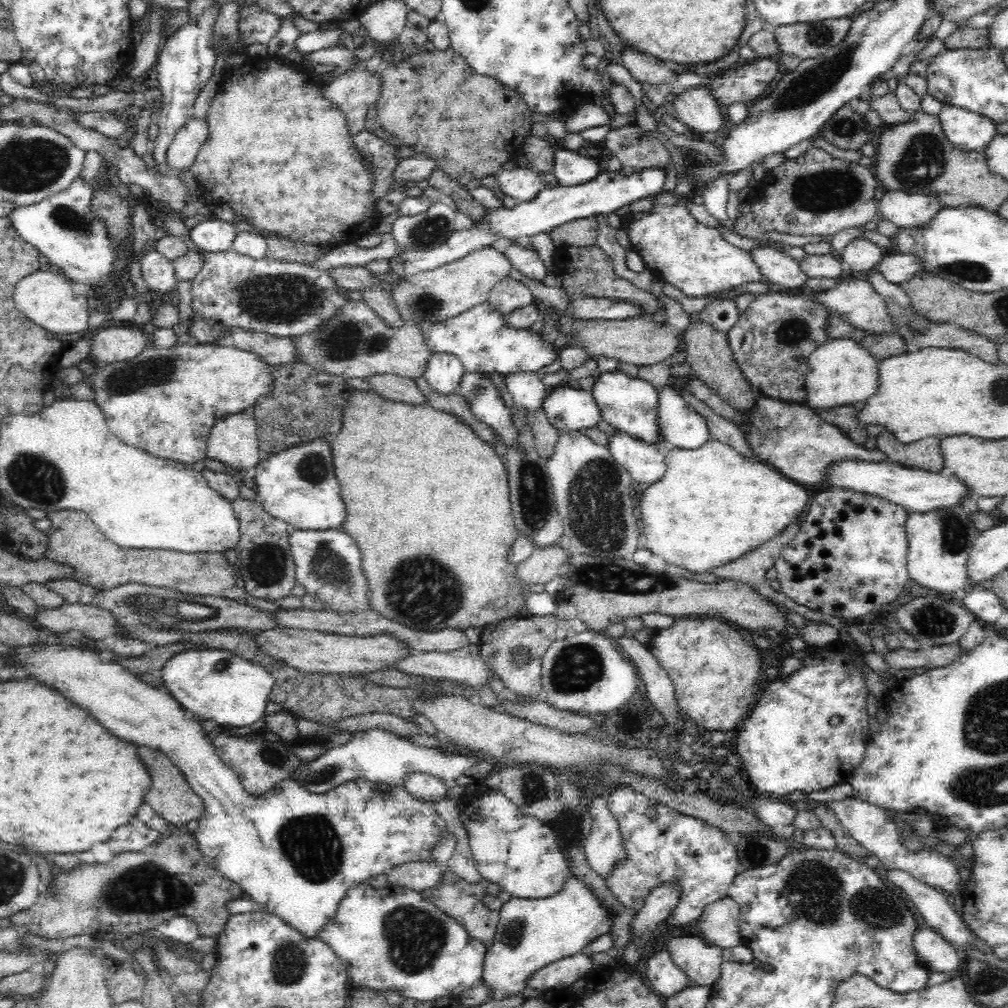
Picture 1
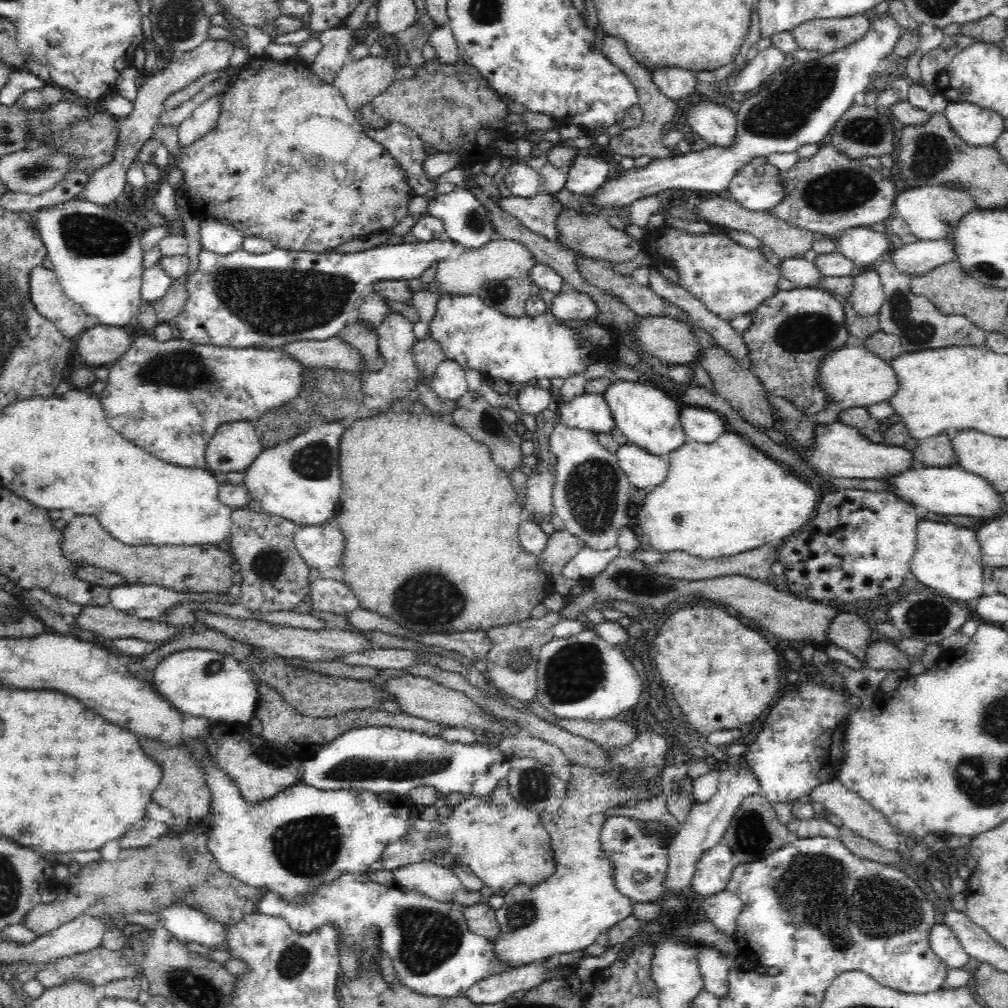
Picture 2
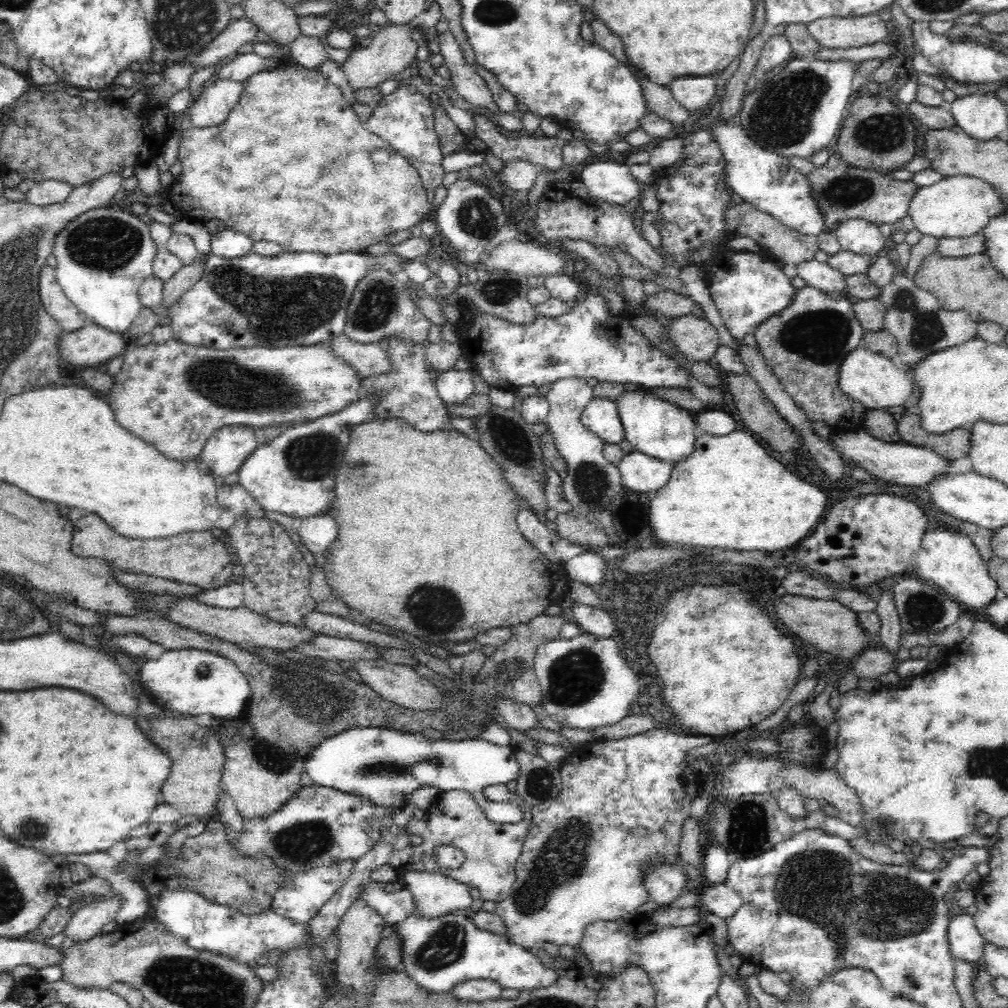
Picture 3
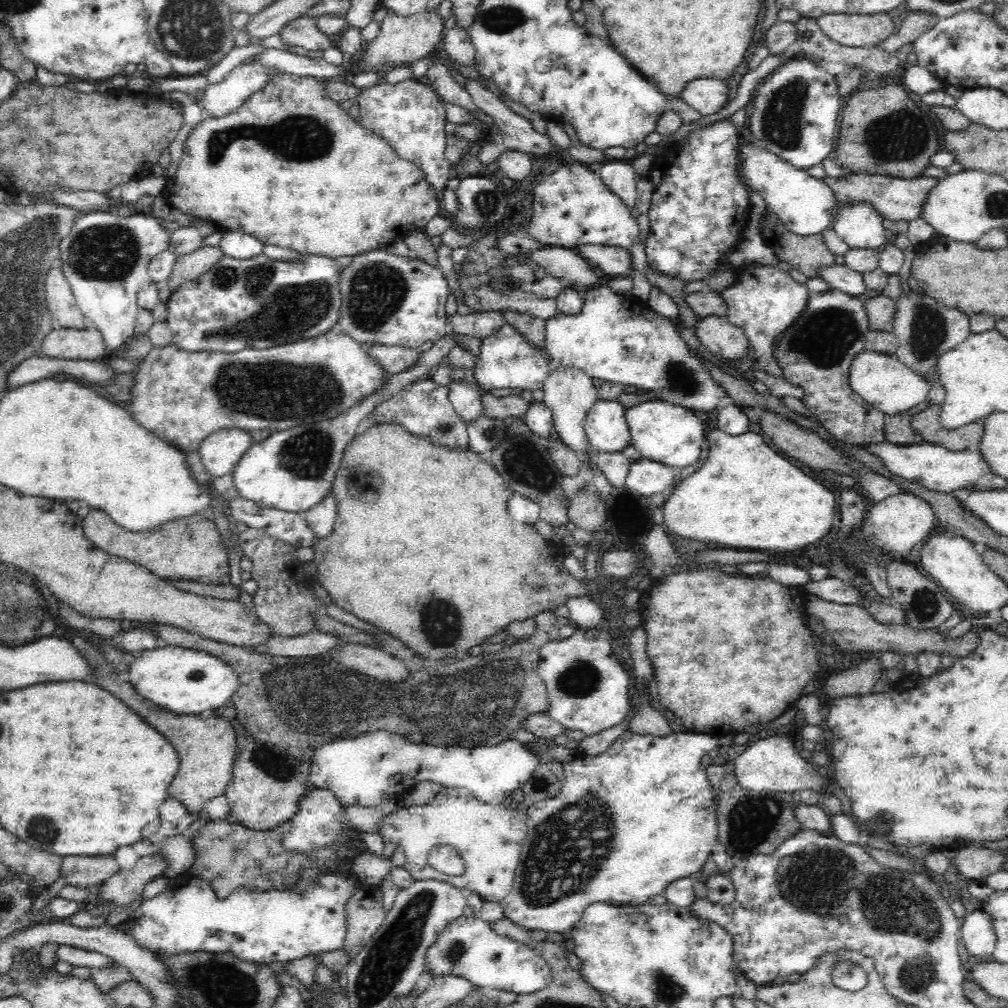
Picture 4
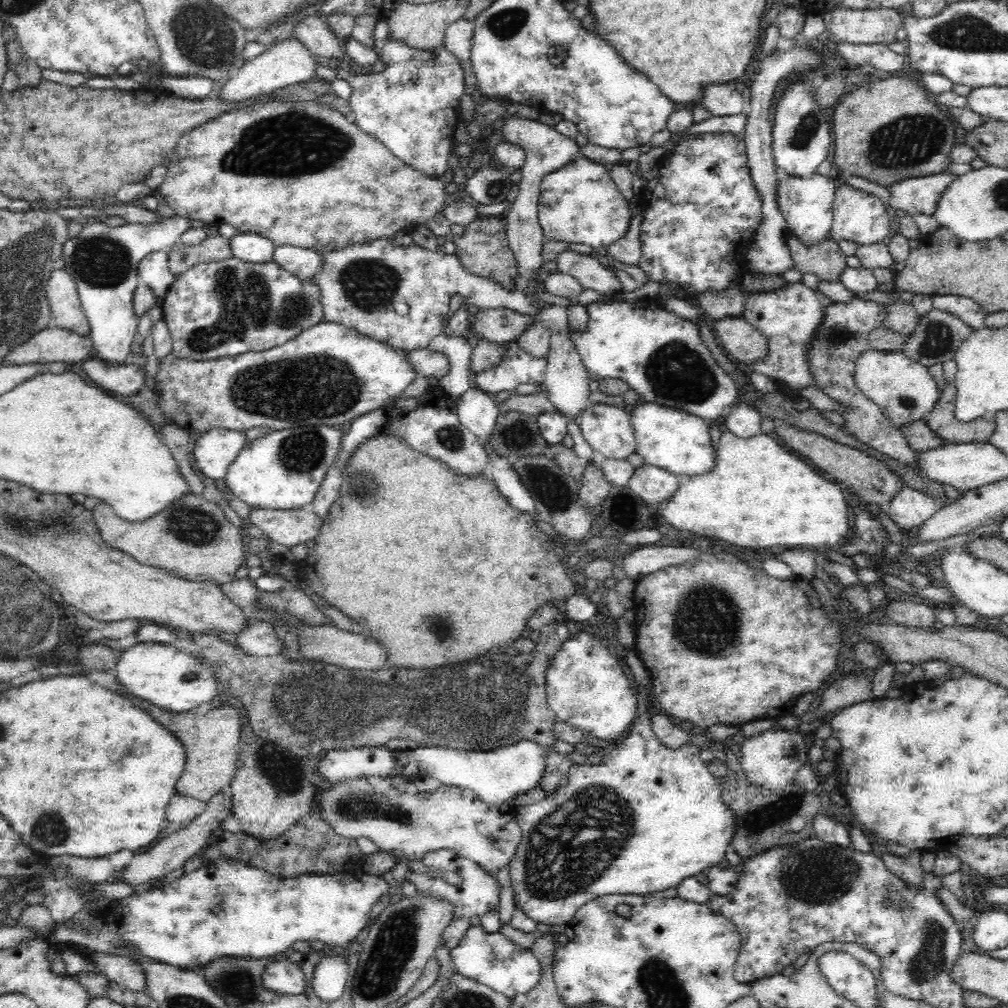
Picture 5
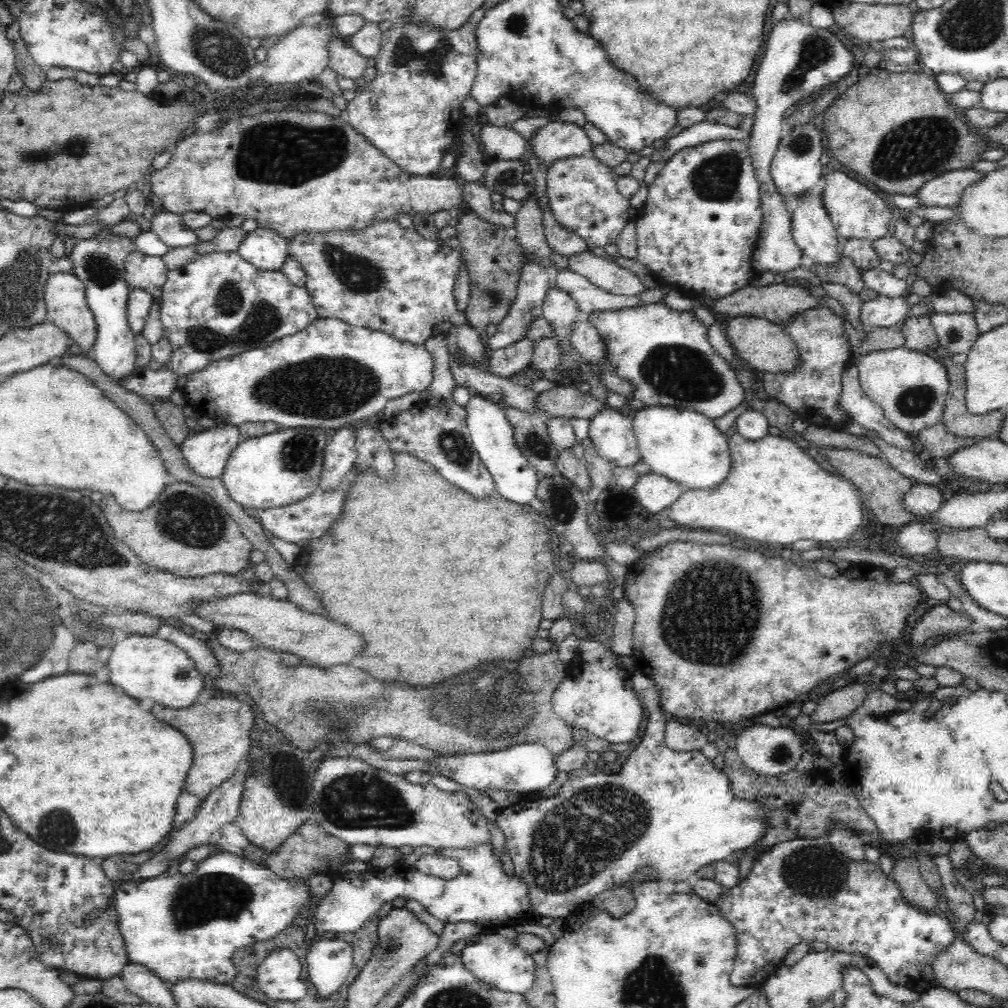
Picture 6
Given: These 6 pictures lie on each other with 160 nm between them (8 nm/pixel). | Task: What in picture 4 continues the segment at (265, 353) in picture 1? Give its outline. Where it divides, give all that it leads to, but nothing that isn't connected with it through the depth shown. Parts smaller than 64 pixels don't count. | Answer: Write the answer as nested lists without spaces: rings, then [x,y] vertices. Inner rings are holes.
[[[374,344],[365,346],[364,348],[366,350],[366,355],[370,356],[370,359],[376,359],[376,363],[378,363],[378,365],[384,369],[385,374],[388,375],[406,371],[418,360],[421,355],[420,351],[398,345]]]

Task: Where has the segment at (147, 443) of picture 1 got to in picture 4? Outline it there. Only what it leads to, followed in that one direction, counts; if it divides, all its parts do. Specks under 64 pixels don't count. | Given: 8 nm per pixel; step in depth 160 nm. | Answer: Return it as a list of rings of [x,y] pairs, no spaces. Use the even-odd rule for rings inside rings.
[[[335,329],[314,338],[272,346],[266,350],[244,348],[233,353],[188,352],[173,342],[166,346],[153,346],[130,370],[134,380],[130,388],[130,400],[124,408],[136,423],[184,453],[184,456],[198,451],[202,441],[220,429],[244,428],[246,431],[256,431],[258,428],[270,428],[283,431],[302,423],[334,419],[377,391],[388,375],[376,363],[376,359],[366,355],[364,347],[346,336],[346,333],[335,332]]]

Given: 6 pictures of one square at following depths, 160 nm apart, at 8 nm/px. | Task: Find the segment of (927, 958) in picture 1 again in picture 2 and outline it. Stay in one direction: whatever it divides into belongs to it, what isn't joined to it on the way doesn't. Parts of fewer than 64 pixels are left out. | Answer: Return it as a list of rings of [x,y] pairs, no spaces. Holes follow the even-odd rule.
[[[942,922],[930,928],[928,944],[947,969],[963,968],[969,961],[969,954],[960,947],[952,929]]]

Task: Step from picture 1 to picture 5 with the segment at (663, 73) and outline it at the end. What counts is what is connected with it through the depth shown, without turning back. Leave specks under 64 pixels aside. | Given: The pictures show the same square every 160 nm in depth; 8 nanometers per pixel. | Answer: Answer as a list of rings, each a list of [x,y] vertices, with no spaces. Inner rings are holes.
[[[708,84],[700,96],[700,106],[710,111],[710,116],[734,116],[744,110],[744,97],[730,84]]]

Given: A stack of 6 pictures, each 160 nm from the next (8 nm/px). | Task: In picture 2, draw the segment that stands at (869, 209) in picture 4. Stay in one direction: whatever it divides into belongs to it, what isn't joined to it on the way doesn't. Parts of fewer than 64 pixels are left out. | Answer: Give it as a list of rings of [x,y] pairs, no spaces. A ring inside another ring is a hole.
[[[854,227],[840,234],[838,251],[852,261],[856,272],[874,264],[891,251],[889,239],[867,227]]]

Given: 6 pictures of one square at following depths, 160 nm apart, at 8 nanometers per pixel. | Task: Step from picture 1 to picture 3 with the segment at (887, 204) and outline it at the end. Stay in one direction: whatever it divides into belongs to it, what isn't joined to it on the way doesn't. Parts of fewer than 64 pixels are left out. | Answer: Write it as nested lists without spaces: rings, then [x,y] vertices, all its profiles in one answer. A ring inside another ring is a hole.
[[[964,175],[942,178],[930,186],[918,187],[916,194],[910,198],[907,214],[922,236],[964,238],[980,233],[990,219],[1004,210],[1006,204],[1002,204],[998,192],[990,184],[978,177]]]

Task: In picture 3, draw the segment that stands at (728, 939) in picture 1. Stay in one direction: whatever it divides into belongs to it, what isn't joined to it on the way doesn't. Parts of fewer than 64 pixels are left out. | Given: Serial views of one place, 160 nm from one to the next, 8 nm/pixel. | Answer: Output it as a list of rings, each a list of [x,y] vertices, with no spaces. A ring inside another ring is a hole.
[[[725,883],[710,885],[699,897],[699,907],[704,912],[724,919],[731,917],[742,903],[741,896]]]

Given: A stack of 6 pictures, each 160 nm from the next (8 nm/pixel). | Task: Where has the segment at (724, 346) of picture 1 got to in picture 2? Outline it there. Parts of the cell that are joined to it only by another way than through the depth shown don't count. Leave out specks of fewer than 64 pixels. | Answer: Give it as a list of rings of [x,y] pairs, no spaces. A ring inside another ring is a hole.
[[[717,343],[708,346],[708,348],[701,348],[697,360],[700,366],[709,374],[714,394],[727,400],[727,403],[751,426],[758,430],[764,428],[764,426],[766,428],[774,426],[772,410],[764,399],[768,395],[766,394],[766,389],[743,360],[736,360],[725,348],[722,348]]]

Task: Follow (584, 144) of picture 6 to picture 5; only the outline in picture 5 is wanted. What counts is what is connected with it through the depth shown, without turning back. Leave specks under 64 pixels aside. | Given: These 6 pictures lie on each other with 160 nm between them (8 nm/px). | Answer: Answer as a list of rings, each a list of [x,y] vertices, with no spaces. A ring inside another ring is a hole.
[[[509,113],[502,114],[502,117],[501,132],[504,142],[518,146],[525,152],[525,163],[520,170],[521,178],[518,183],[519,194],[514,202],[508,205],[510,212],[506,216],[507,240],[517,260],[519,277],[532,281],[539,279],[544,274],[543,262],[540,257],[544,235],[538,222],[538,198],[541,180],[547,174],[566,166],[576,158],[579,147],[575,140],[559,134],[554,126],[540,123],[538,120],[515,117]]]

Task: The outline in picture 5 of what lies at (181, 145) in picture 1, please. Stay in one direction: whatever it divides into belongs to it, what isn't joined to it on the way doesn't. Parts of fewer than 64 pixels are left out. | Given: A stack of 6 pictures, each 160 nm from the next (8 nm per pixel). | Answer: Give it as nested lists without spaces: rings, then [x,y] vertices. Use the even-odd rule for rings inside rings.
[[[290,37],[275,46],[270,45],[263,54],[246,62],[235,78],[230,78],[222,85],[218,98],[230,106],[238,106],[242,101],[254,100],[264,97],[266,94],[274,93],[278,89],[285,89],[287,86],[307,82],[315,79],[316,57],[313,56],[297,39]]]

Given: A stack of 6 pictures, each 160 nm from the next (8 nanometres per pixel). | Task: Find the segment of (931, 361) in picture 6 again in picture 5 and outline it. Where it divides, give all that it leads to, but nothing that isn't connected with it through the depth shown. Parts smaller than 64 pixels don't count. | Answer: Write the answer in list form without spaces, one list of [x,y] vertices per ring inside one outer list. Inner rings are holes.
[[[866,348],[855,360],[854,380],[862,394],[873,400],[882,409],[883,415],[896,427],[909,424],[912,420],[922,419],[939,400],[938,386],[928,373],[928,367],[910,359],[902,351],[884,352],[878,349]]]

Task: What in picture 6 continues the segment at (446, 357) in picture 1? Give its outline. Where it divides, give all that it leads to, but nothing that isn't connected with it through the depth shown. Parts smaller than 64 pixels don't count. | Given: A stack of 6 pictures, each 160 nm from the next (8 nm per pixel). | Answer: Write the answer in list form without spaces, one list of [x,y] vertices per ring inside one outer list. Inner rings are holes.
[[[473,394],[466,403],[466,424],[475,451],[487,466],[488,473],[493,477],[495,491],[505,500],[524,506],[530,505],[536,497],[539,478],[528,466],[526,457],[514,443],[512,426],[506,420],[502,403],[495,403],[486,395]]]

